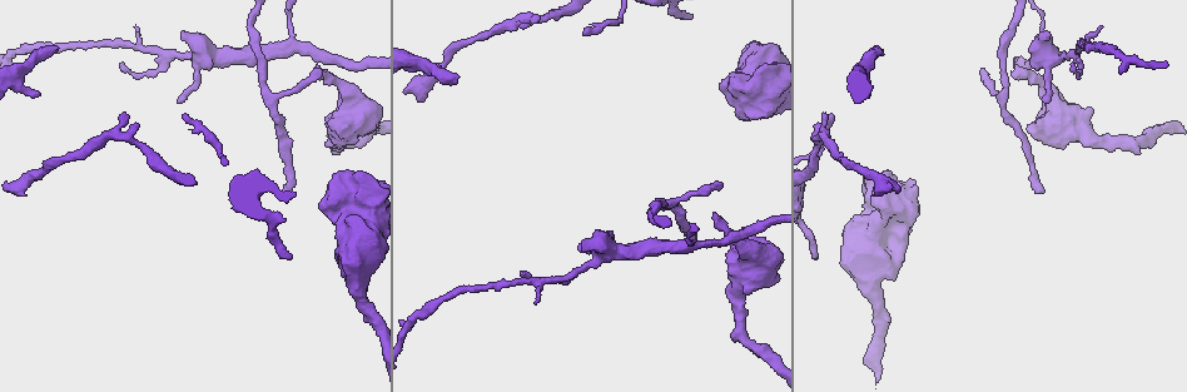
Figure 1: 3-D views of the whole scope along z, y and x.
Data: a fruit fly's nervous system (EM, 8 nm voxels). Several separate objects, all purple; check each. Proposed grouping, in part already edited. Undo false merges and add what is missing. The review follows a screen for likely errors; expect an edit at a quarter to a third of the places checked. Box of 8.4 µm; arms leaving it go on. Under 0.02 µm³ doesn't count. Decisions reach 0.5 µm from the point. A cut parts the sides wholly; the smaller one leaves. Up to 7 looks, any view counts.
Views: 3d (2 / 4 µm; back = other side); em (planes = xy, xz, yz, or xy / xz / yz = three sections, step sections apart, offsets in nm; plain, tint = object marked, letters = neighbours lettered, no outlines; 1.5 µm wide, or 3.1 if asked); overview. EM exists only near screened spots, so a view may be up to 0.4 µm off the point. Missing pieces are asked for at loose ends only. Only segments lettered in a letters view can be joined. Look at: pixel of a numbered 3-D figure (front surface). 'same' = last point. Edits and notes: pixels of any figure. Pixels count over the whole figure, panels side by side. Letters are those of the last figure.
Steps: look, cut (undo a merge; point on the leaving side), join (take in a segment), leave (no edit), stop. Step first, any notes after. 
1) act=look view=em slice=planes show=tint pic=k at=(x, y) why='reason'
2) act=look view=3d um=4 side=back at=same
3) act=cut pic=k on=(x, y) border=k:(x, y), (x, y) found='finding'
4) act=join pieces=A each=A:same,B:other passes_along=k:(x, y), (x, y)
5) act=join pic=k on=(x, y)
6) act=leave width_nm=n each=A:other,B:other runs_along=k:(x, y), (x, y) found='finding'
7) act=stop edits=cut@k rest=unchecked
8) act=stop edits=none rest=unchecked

act=look view=em slice=xy step=4 show=letters pic=1 at=(458, 78) why='an open end'

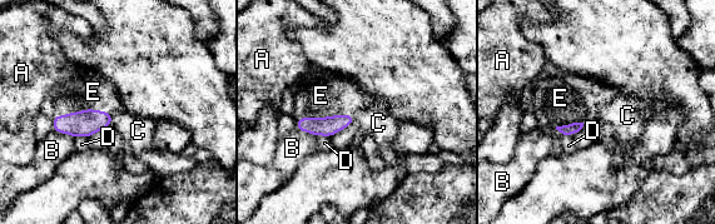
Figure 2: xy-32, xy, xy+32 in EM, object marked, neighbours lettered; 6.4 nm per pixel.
act=look view=em slice=xz step=4 show=letters at=same

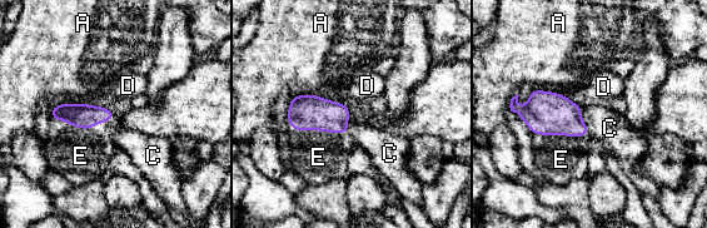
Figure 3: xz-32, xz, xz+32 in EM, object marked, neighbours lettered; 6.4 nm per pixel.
act=join pieces=E width_nm=150 each=A:other,C:other,D:other,E:same found='it goes on there'

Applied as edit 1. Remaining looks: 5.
act=look view=overview why='redraw'

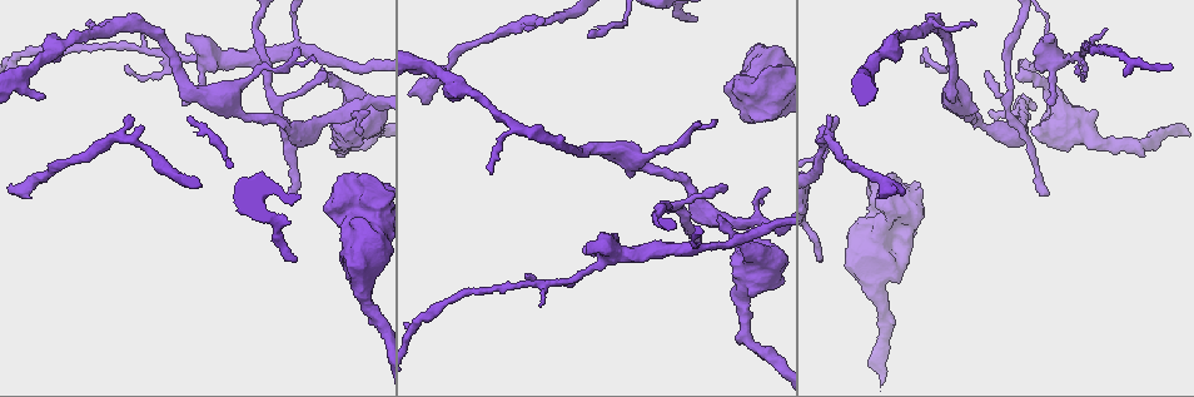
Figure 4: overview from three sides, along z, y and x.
act=look view=3d um=4 pic=4 at=(531, 29) why='branch stops here'

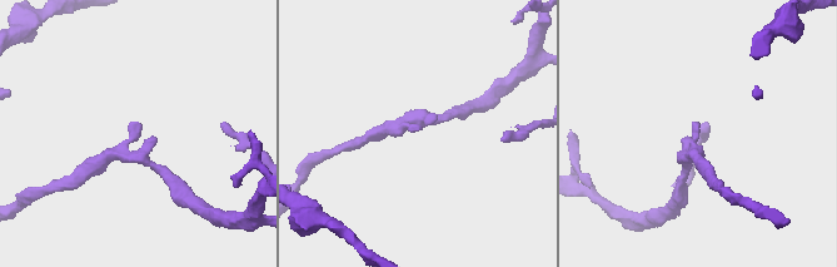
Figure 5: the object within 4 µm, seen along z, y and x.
act=look view=em slice=yz step=4 show=tint pic=5 at=(415, 129) why='need the tissue'

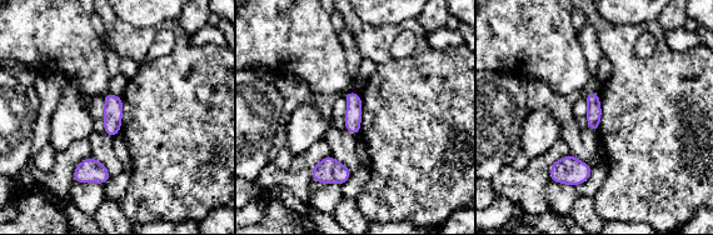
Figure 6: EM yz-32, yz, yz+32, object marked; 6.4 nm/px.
act=look view=em slice=yz step=4 show=letters at=same

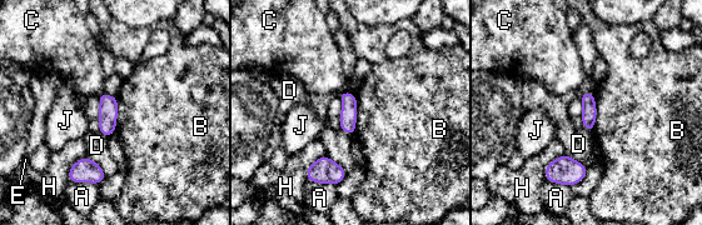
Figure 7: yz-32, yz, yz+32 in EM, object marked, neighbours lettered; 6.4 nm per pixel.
act=leave each=A:other,B:other,C:other,D:other,E:other,H:other,J:other border=7:(356, 94), (356, 131), (353, 134) found='none of them fits'

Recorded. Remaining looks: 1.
act=look view=em slice=xy step=8 show=letters pic=4 at=(362, 134)

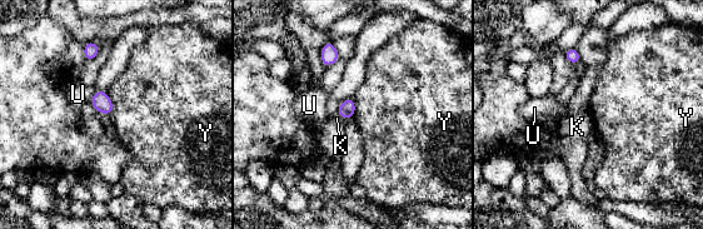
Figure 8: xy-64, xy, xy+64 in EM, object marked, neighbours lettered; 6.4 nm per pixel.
act=leave longest_contact=Y:160nm each=K:other,U:other,Y:other border=8:(105, 91), (113, 104), (109, 115) found='no lettered segment goes on from it'

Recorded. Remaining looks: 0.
act=stop edits=join@3 rest=unchecked

